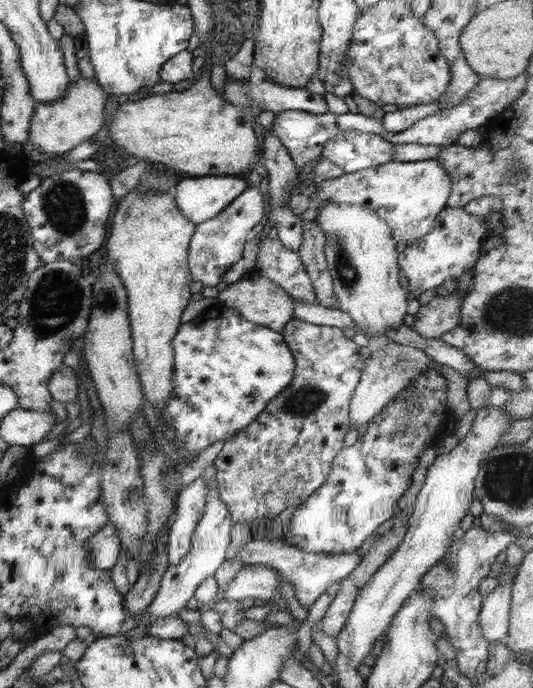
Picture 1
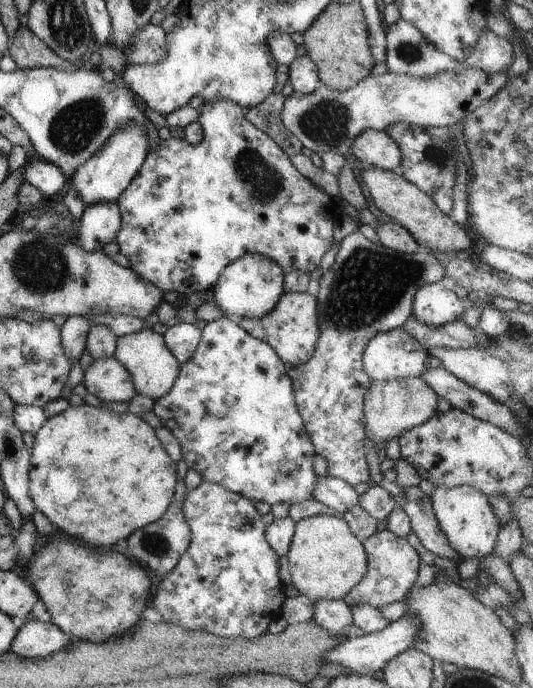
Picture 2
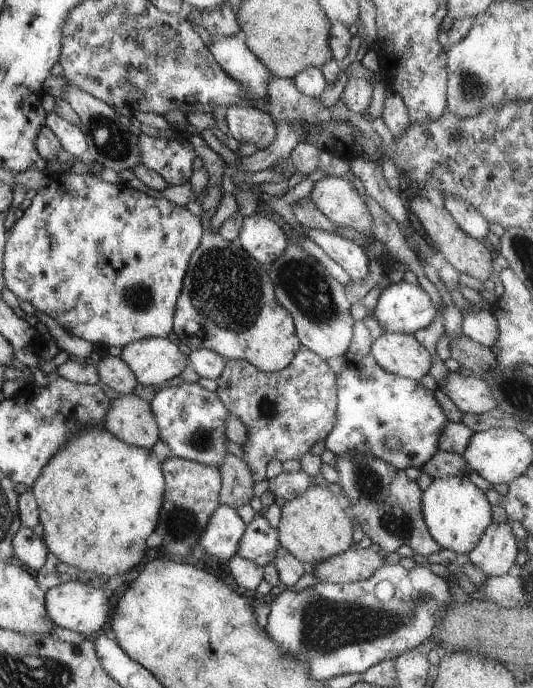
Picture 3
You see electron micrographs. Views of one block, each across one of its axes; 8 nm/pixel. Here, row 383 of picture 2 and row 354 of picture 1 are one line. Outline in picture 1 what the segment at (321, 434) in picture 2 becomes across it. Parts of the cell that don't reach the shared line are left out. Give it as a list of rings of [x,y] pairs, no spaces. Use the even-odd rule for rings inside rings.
[[[292,318],[282,330],[282,336],[292,351],[295,374],[288,386],[264,407],[258,417],[225,444],[213,464],[216,467],[218,497],[230,511],[234,523],[253,526],[262,518],[272,518],[288,506],[298,507],[326,481],[332,460],[342,450],[350,426],[350,401],[361,380],[361,372],[372,350],[347,338],[341,328],[312,324]]]

